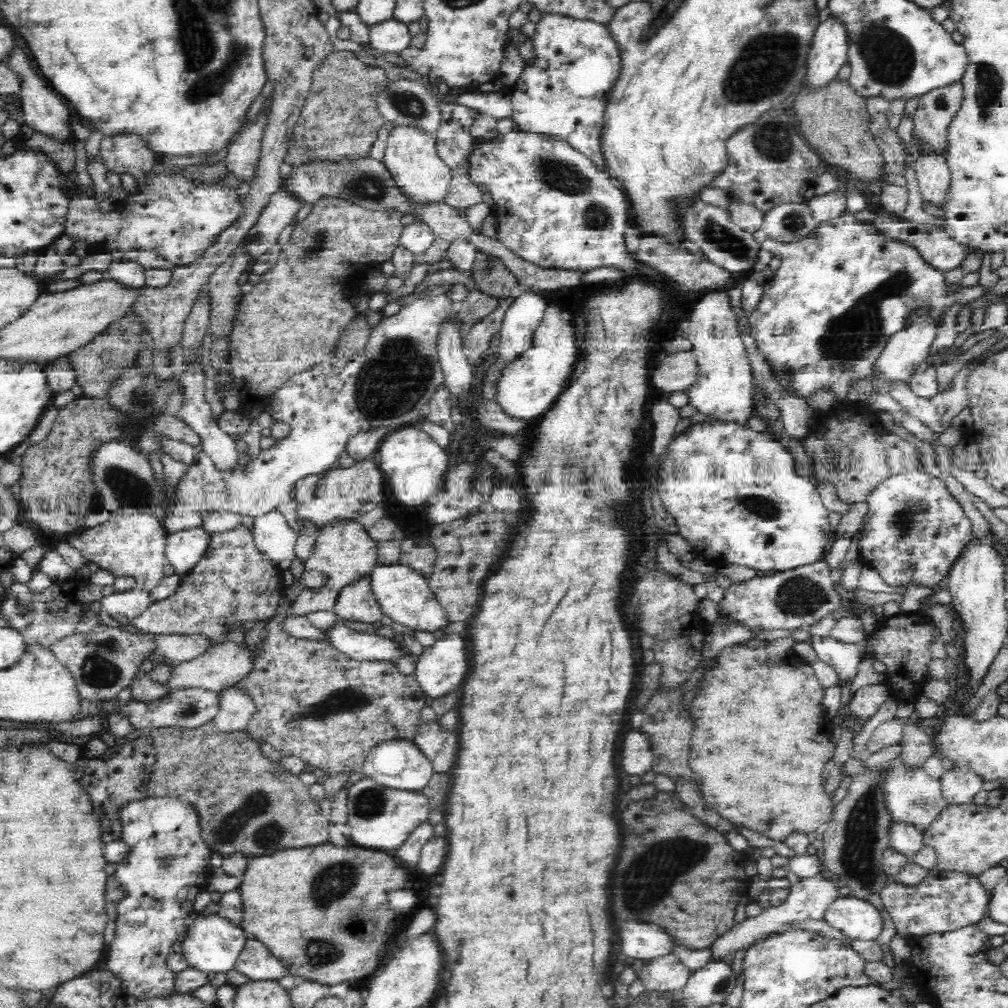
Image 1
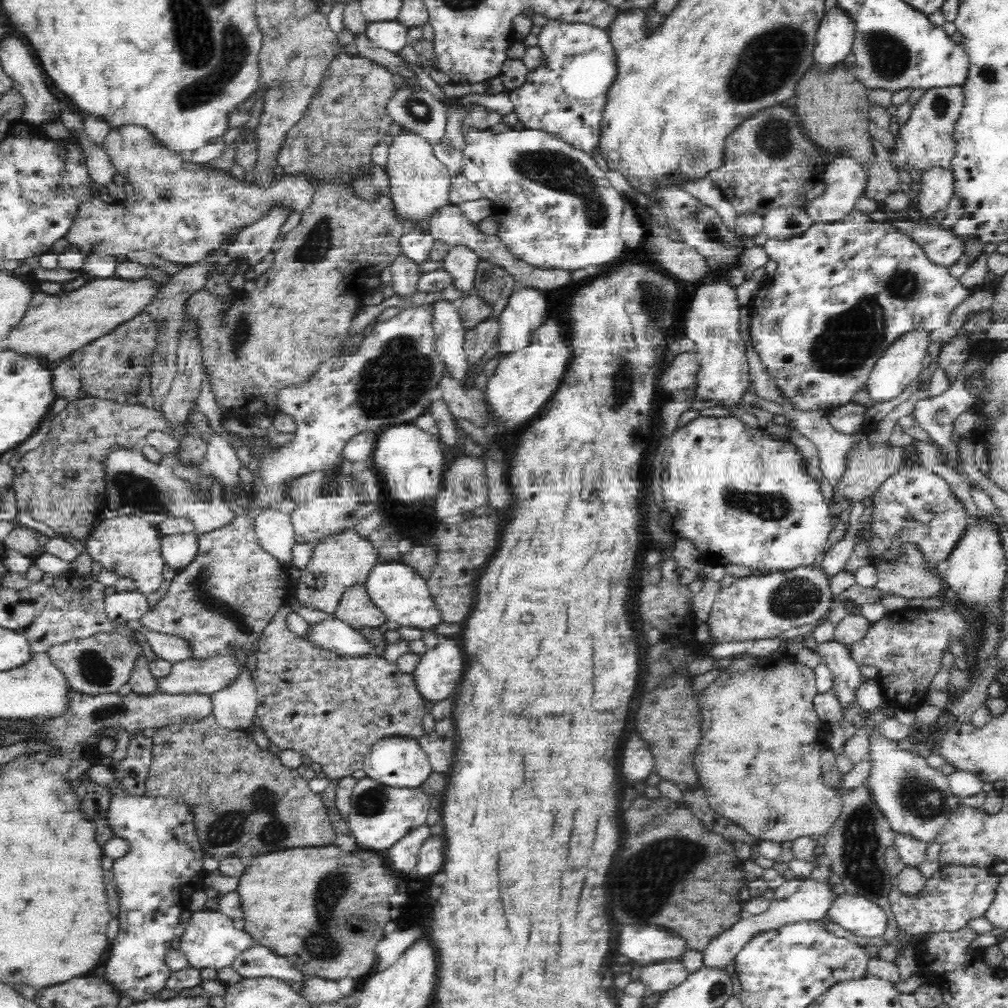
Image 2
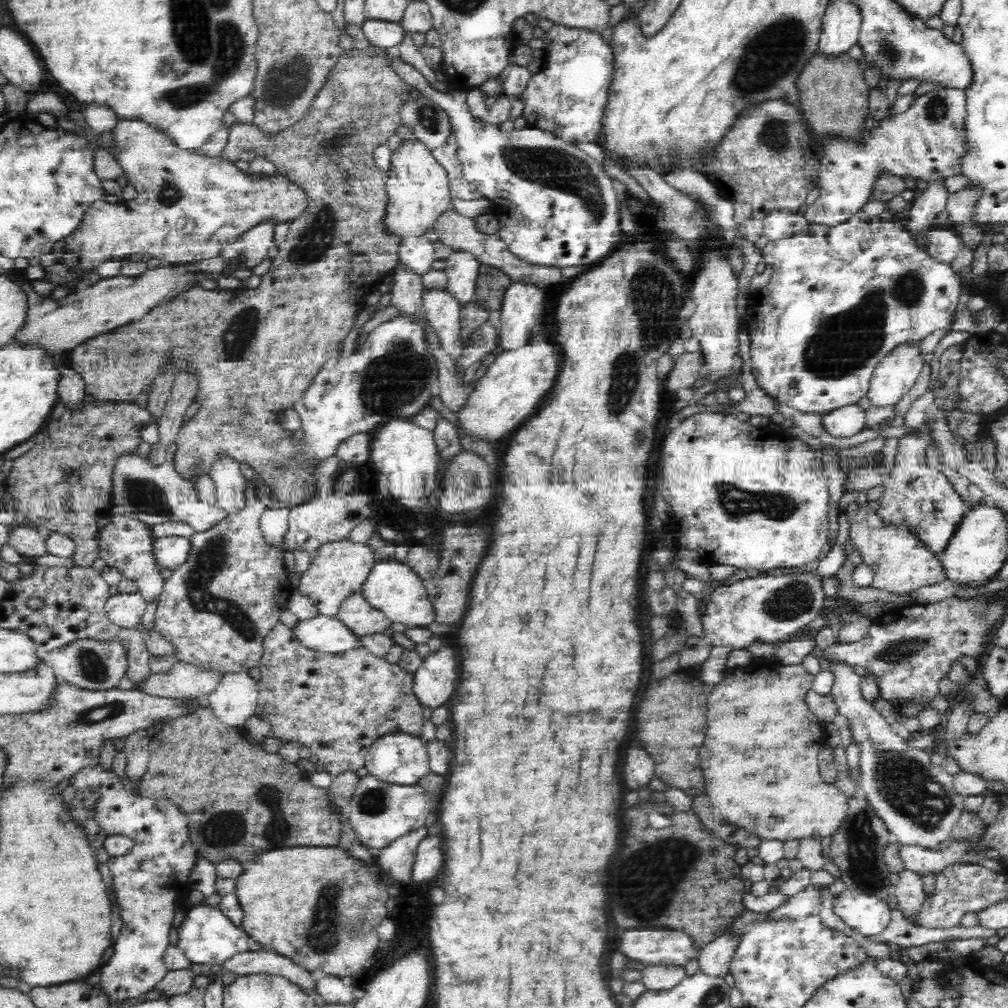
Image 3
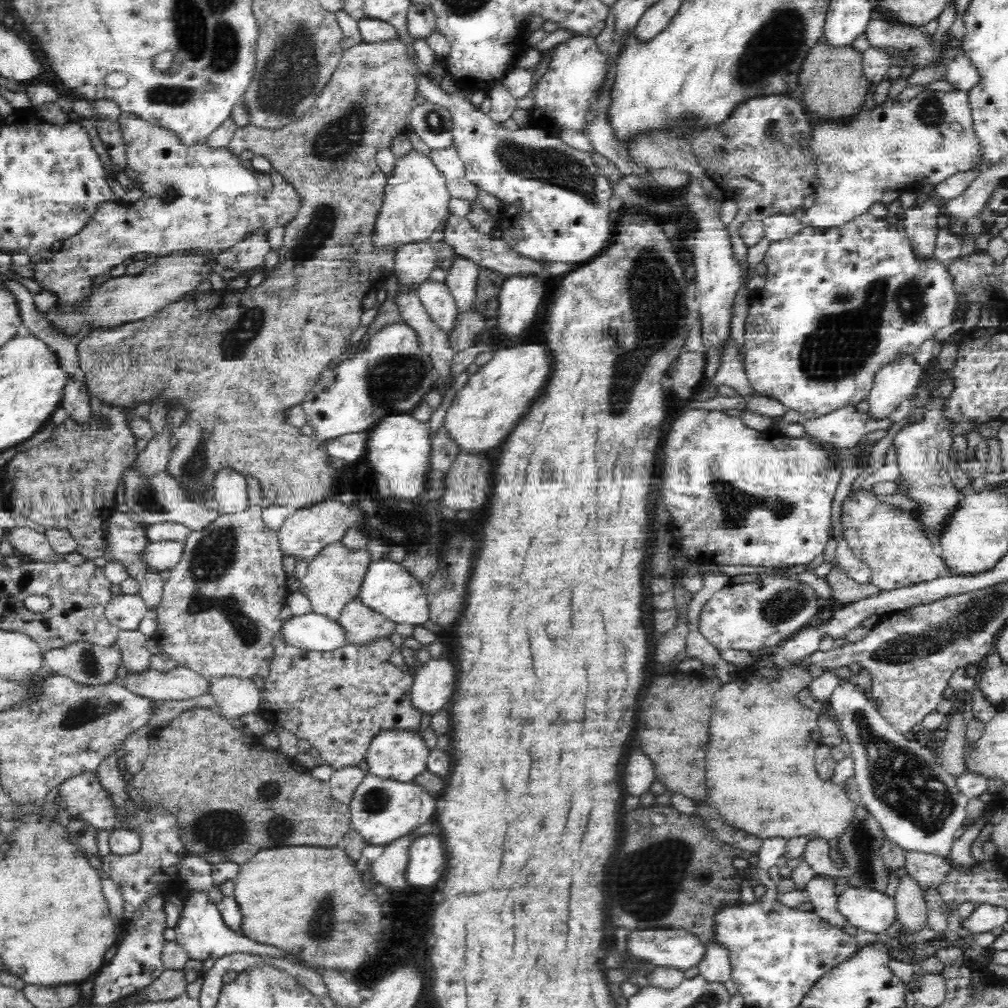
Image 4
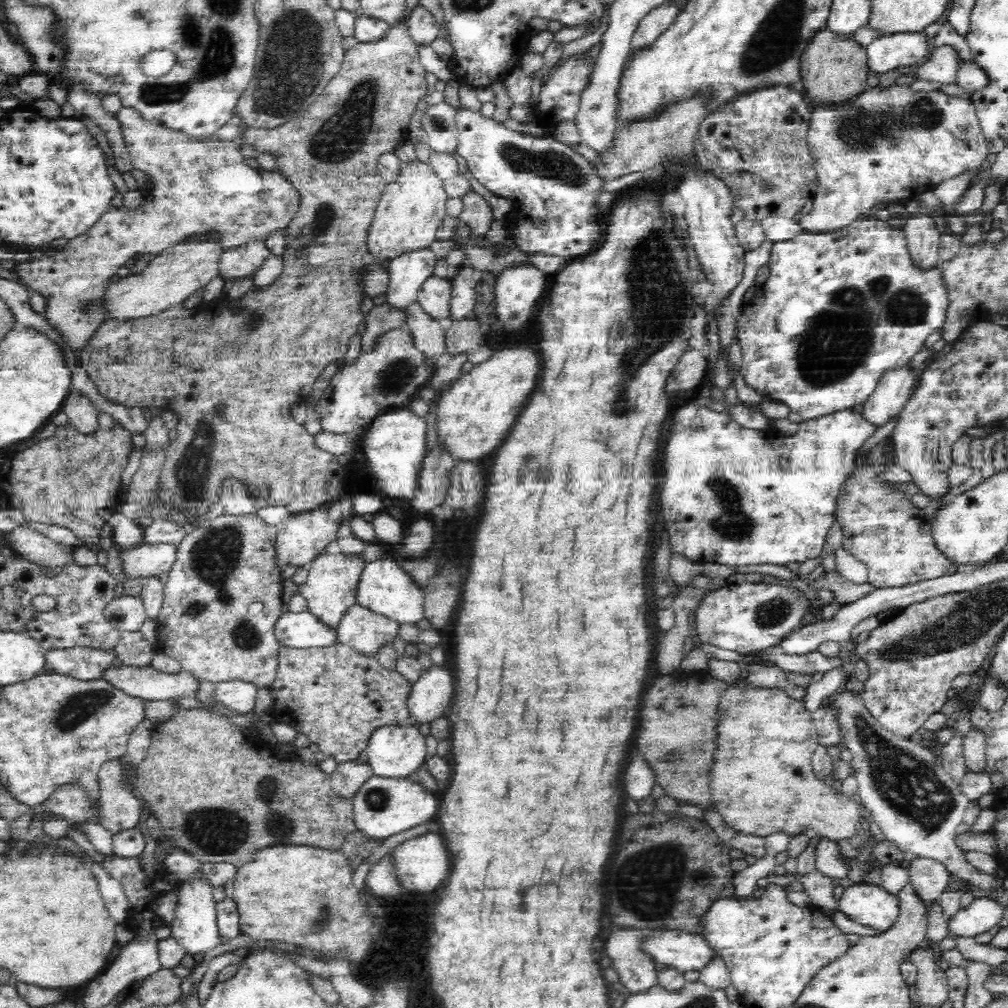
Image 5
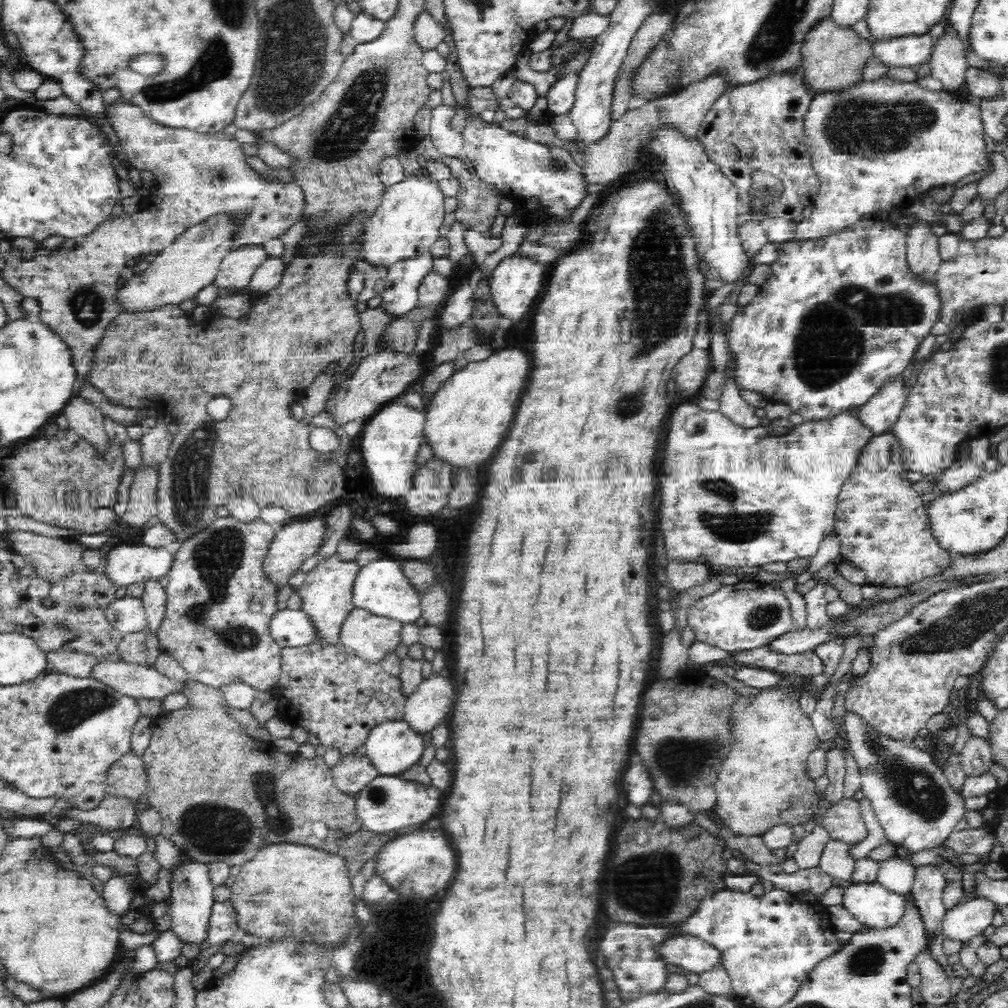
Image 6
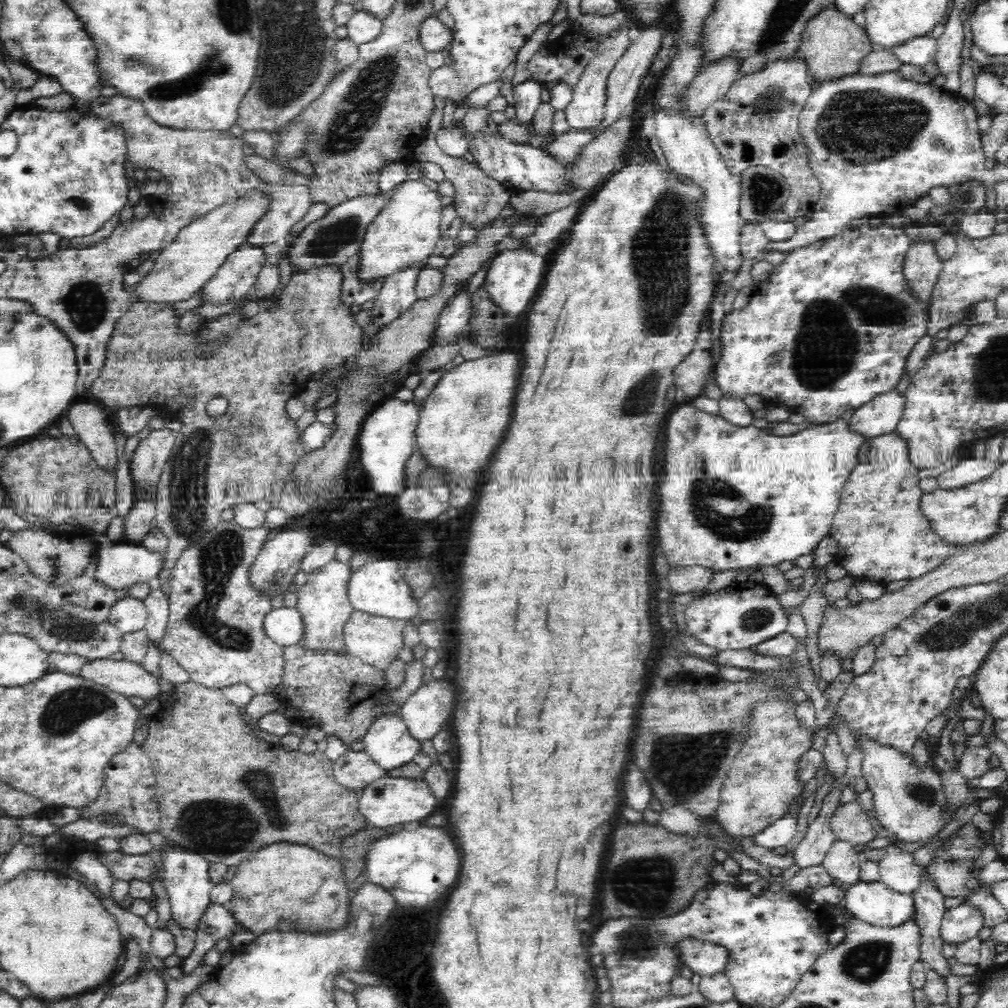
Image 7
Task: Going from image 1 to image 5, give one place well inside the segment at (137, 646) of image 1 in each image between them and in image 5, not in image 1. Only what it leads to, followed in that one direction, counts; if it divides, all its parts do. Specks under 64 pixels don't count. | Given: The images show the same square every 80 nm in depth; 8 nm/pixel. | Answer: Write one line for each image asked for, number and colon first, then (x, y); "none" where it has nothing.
2: (101, 664)
3: (93, 664)
4: (87, 664)
5: (84, 663)

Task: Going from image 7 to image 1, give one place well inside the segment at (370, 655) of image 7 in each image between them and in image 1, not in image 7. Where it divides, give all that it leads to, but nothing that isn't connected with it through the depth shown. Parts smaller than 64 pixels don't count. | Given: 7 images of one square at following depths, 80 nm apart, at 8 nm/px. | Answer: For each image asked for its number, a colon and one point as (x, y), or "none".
1: (355, 601)
2: (356, 608)
3: (355, 612)
4: (362, 624)
5: (360, 628)
6: (369, 636)

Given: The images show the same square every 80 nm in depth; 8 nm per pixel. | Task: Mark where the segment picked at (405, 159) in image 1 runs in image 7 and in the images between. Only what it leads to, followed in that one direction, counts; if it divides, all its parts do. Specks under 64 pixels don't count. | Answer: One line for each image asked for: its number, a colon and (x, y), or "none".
2: (419, 183)
3: (417, 186)
4: (416, 199)
5: (412, 207)
6: (407, 223)
7: (407, 229)

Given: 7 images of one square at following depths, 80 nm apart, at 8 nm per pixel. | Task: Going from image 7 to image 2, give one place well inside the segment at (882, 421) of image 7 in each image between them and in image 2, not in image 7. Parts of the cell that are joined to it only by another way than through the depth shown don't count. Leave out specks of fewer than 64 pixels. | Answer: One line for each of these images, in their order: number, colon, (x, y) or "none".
2: (900, 364)
3: (895, 374)
4: (894, 382)
5: (894, 388)
6: (879, 413)

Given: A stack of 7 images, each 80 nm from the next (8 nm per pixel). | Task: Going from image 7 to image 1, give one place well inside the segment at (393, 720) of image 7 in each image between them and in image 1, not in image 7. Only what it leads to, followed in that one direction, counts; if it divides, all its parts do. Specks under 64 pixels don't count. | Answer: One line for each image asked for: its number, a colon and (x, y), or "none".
1: (397, 764)
2: (399, 762)
3: (402, 759)
4: (401, 756)
5: (395, 752)
6: (394, 747)

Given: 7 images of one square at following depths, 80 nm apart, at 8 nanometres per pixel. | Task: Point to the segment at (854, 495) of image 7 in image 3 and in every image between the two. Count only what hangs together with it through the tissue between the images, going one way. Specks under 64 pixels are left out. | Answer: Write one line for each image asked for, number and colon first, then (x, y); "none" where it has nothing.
3: (901, 565)
4: (887, 539)
5: (893, 538)
6: (883, 524)

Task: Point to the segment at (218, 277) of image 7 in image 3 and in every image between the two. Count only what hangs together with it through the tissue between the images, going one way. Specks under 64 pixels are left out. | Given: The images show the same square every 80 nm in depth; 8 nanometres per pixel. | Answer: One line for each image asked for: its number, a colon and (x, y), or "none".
3: (252, 246)
4: (247, 255)
5: (241, 262)
6: (238, 266)

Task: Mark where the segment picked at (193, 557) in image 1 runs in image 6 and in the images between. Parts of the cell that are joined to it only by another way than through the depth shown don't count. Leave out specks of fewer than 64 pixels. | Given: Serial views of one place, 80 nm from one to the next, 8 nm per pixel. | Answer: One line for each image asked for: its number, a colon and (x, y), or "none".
2: (178, 550)
3: (171, 552)
4: (161, 555)
5: (148, 559)
6: (125, 563)

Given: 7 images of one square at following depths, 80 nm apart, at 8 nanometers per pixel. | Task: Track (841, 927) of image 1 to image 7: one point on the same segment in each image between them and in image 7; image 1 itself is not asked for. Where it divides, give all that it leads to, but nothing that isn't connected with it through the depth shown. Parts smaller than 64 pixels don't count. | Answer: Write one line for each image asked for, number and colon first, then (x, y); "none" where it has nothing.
2: (857, 914)
3: (868, 915)
4: (870, 910)
5: (866, 904)
6: (871, 904)
7: (874, 903)

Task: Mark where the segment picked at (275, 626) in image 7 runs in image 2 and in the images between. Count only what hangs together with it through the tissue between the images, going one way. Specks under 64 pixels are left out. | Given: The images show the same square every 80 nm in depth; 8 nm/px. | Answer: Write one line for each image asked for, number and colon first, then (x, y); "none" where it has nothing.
2: (335, 635)
3: (325, 634)
4: (314, 632)
5: (303, 630)
6: (290, 628)

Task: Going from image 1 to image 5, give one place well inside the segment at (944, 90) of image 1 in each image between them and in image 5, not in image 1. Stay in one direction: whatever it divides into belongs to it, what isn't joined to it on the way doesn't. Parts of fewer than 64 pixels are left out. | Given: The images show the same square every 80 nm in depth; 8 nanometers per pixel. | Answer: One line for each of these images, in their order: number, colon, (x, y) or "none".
2: (926, 139)
3: (925, 142)
4: (908, 144)
5: (888, 146)

